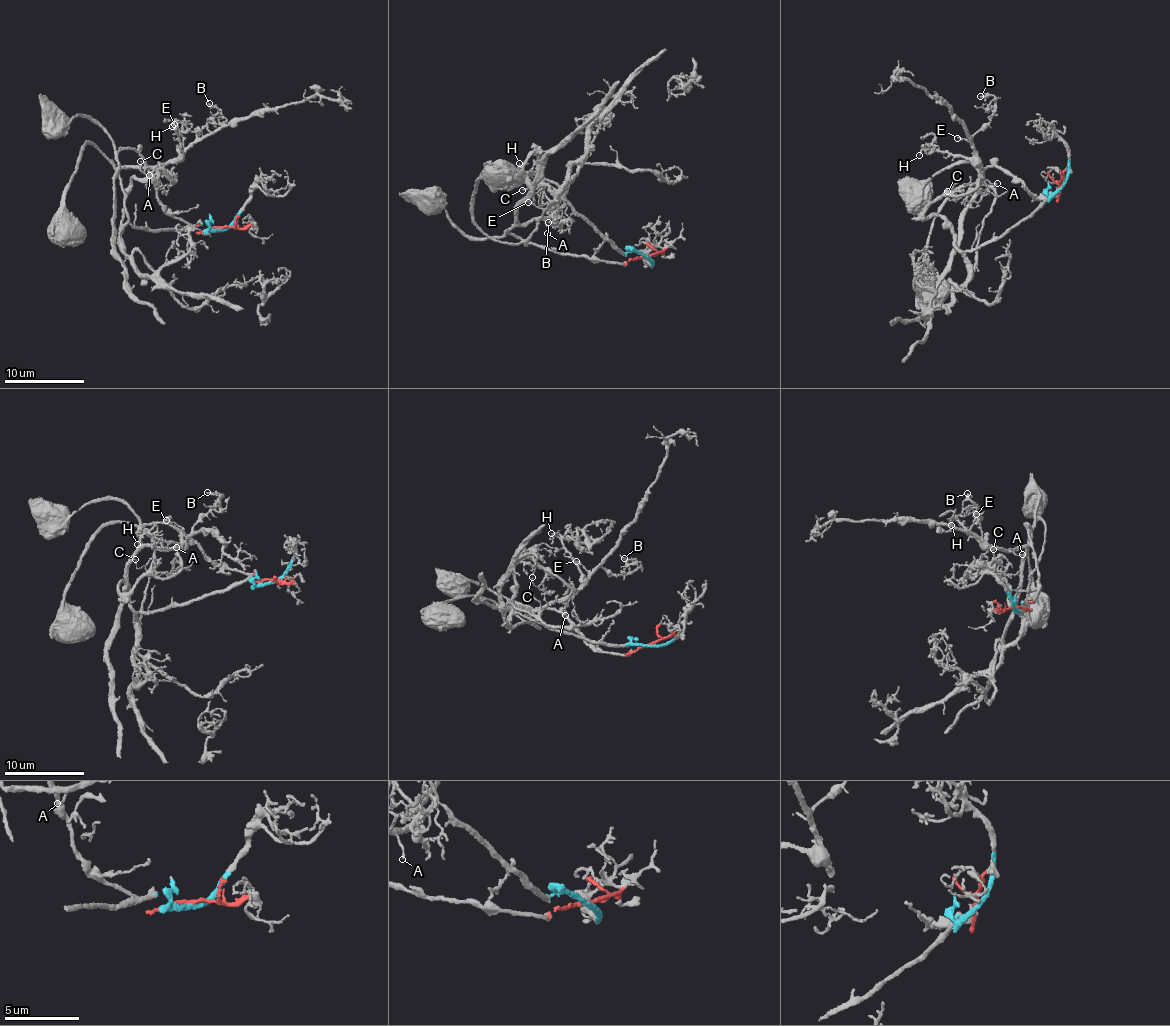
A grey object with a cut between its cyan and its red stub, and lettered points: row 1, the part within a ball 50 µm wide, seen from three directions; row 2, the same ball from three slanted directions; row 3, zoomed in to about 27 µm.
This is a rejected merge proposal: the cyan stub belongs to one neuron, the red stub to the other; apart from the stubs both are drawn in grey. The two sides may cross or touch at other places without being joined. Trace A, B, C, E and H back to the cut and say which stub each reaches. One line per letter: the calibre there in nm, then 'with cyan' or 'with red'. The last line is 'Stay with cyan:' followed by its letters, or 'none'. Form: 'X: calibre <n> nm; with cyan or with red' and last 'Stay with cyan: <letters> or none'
A: calibre 130 nm; with red
B: calibre 180 nm; with red
C: calibre 110 nm; with cyan
E: calibre 160 nm; with red
H: calibre 140 nm; with red
Stay with cyan: C

